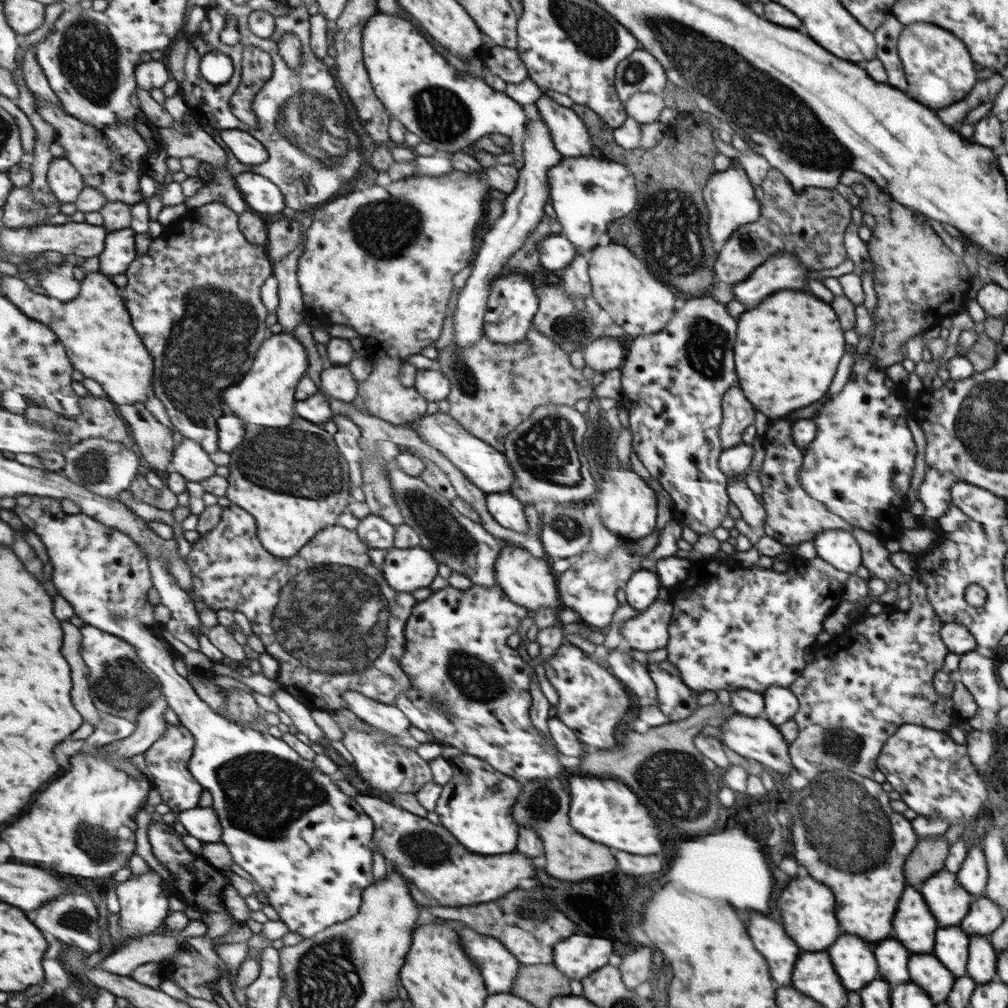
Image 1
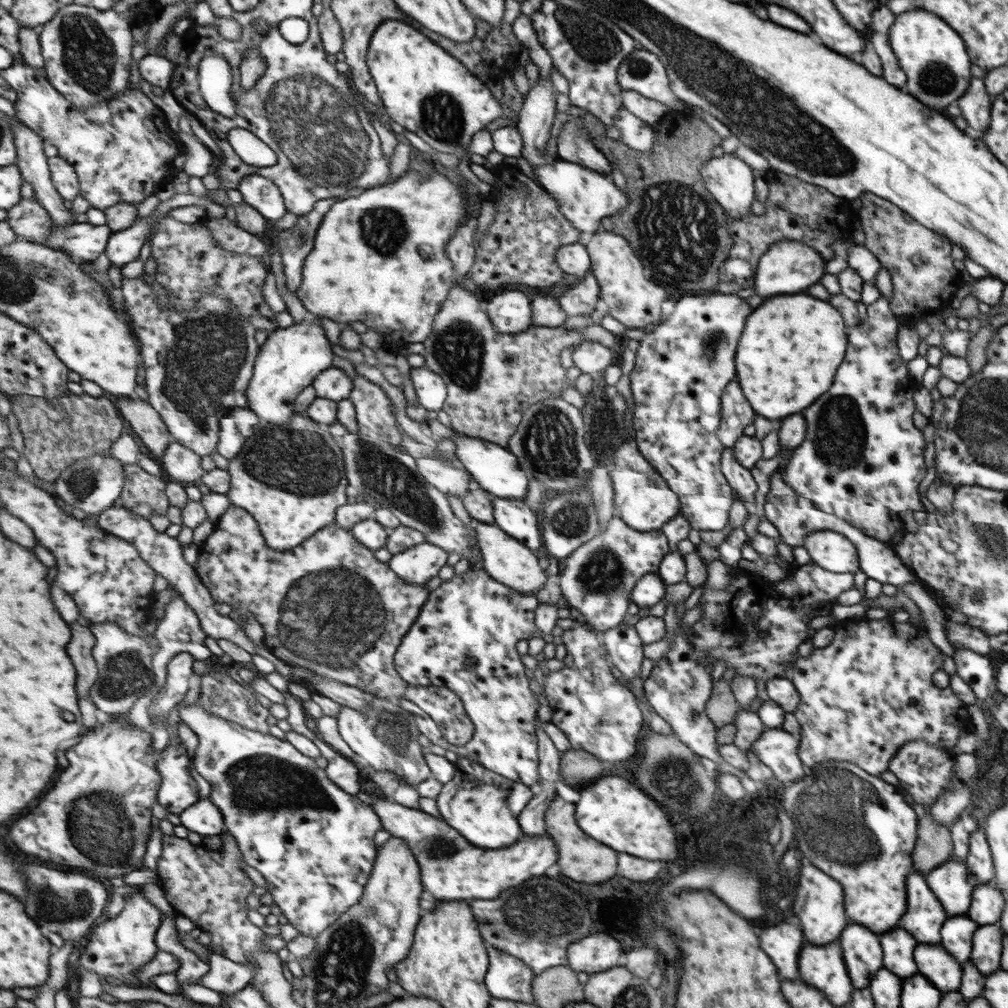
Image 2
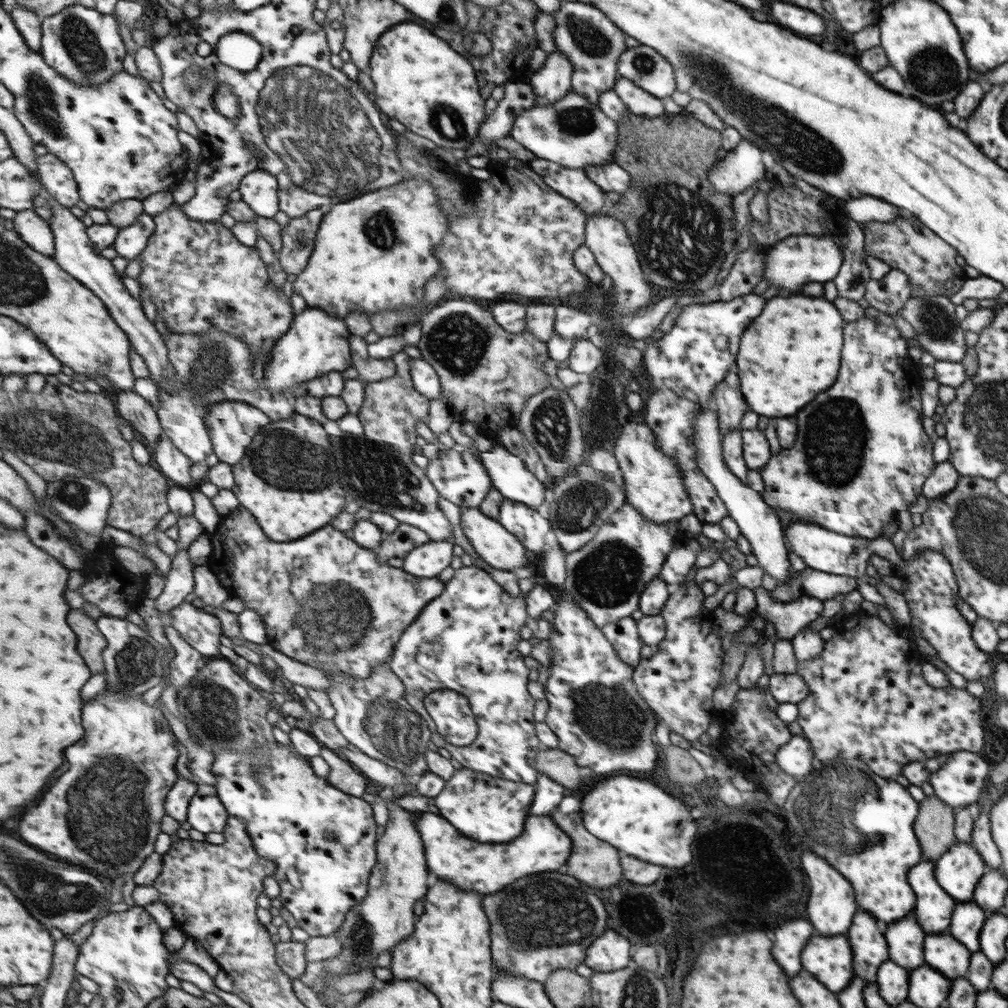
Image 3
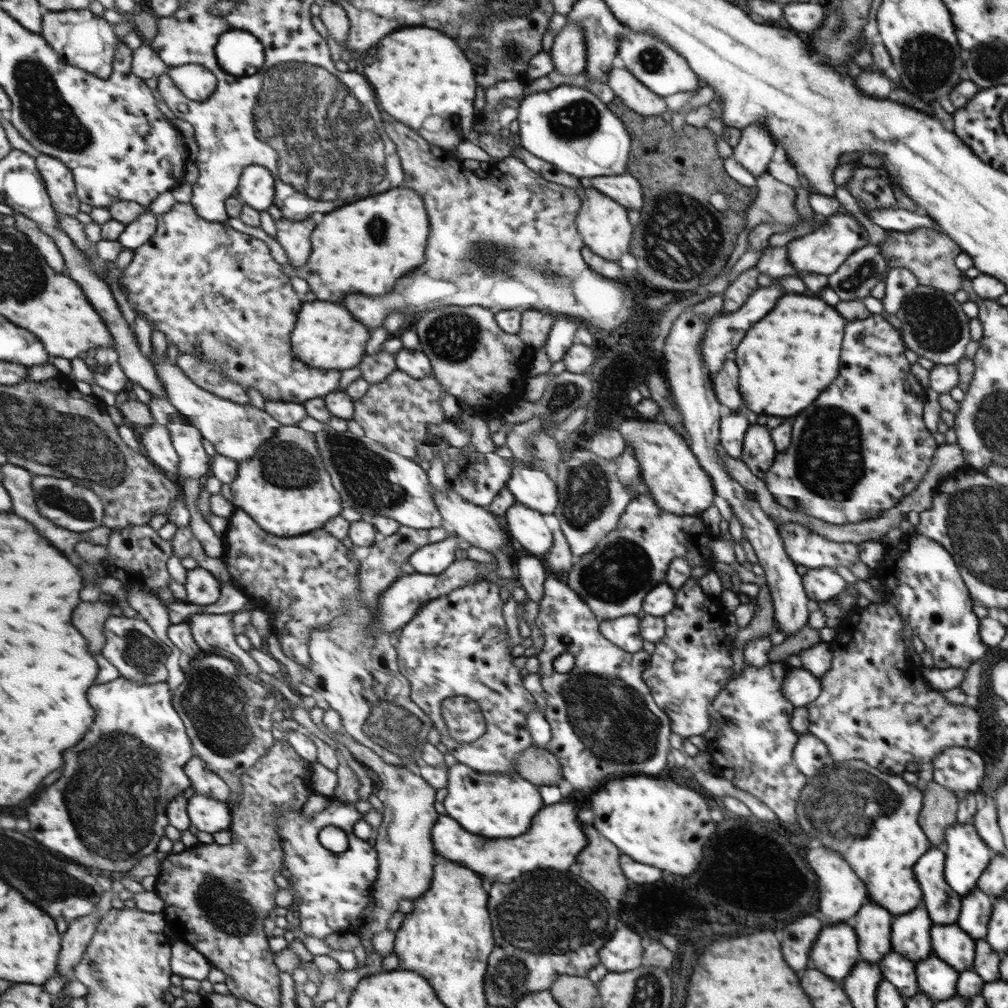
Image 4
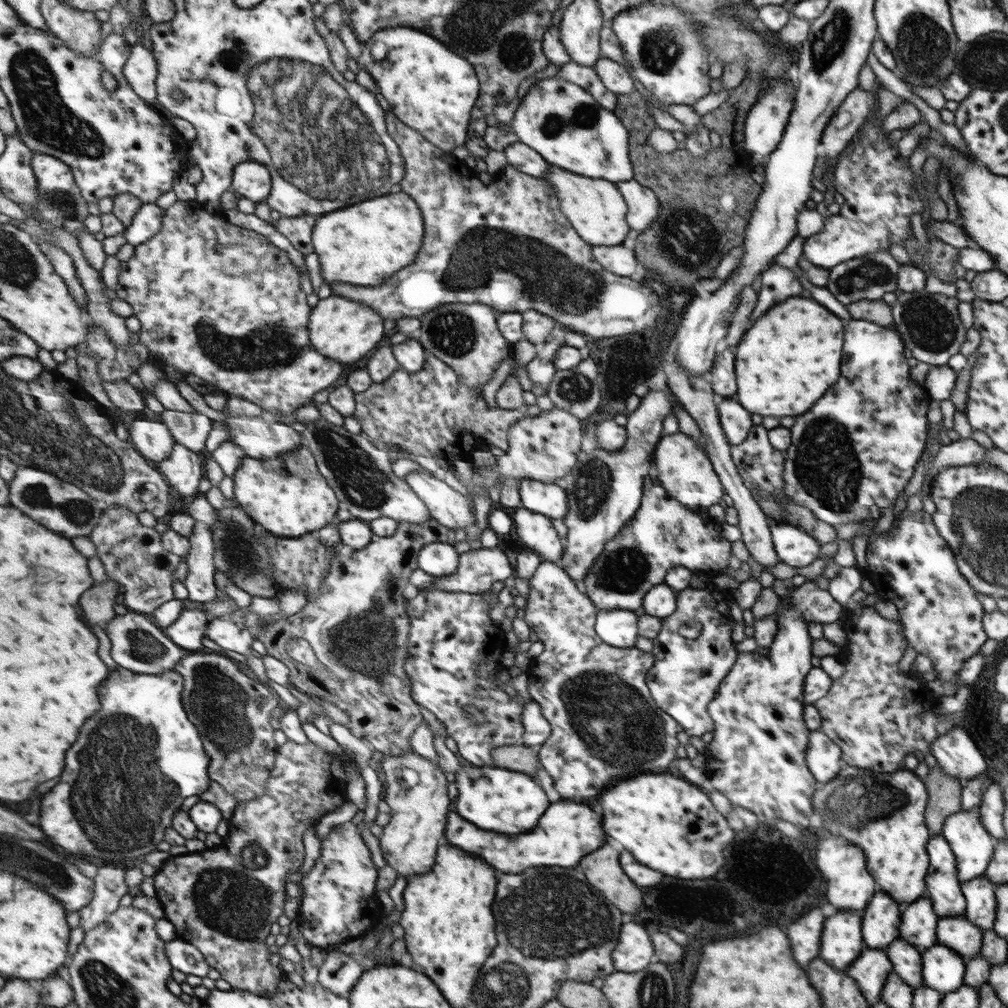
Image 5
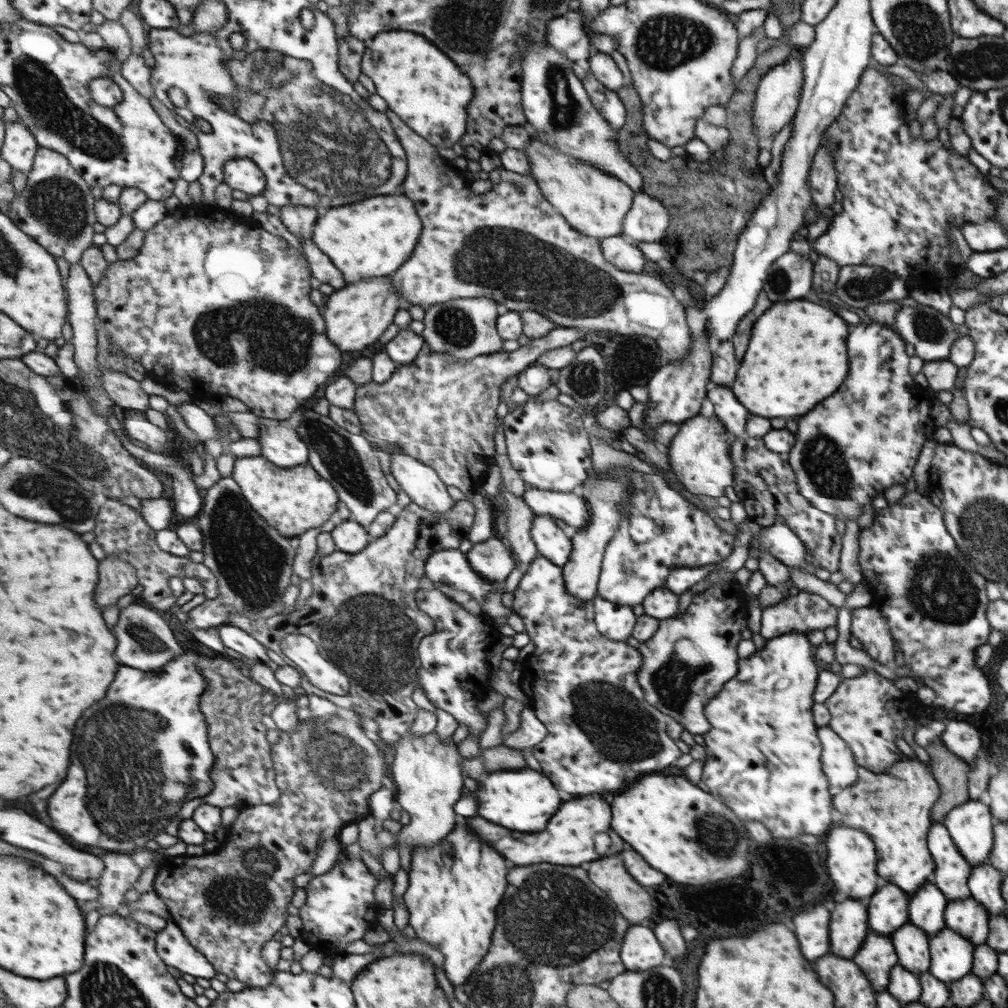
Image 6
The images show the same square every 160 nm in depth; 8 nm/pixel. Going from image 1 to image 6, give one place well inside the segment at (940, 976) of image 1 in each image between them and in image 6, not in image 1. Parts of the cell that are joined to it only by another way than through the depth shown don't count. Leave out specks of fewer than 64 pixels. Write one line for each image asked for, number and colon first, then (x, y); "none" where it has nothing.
2: (934, 962)
3: (941, 952)
4: (949, 942)
5: (956, 932)
6: (967, 917)

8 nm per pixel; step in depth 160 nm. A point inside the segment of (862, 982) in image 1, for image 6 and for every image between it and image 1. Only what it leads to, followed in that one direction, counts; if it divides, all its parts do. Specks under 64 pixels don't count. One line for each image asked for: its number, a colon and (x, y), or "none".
2: (862, 949)
3: (870, 951)
4: (873, 926)
5: (882, 917)
6: (888, 908)

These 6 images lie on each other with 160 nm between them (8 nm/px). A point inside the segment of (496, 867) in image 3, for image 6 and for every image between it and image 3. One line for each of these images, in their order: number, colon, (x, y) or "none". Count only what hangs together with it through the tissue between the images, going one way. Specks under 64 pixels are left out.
4: (556, 839)
5: (569, 830)
6: (569, 840)

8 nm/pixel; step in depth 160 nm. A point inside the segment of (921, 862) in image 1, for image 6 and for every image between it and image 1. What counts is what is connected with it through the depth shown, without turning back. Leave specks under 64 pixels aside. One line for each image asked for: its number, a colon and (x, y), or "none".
2: (933, 846)
3: (933, 827)
4: (938, 814)
5: (944, 792)
6: (949, 770)

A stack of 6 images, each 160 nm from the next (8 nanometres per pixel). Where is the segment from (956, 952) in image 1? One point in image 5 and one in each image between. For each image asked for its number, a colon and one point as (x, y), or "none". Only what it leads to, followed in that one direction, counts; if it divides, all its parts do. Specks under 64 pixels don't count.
2: (956, 933)
3: (968, 917)
4: (975, 909)
5: (980, 910)

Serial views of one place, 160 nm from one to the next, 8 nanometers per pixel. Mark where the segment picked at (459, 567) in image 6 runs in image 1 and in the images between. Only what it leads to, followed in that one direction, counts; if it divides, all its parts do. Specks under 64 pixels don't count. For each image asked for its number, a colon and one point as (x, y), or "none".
1: (408, 569)
2: (419, 564)
3: (428, 560)
4: (435, 558)
5: (440, 559)

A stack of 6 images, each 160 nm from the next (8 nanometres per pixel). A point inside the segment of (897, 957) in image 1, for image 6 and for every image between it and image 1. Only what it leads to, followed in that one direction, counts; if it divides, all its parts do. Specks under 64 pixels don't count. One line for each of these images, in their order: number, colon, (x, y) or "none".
2: (899, 946)
3: (905, 938)
4: (911, 937)
5: (919, 926)
6: (926, 910)

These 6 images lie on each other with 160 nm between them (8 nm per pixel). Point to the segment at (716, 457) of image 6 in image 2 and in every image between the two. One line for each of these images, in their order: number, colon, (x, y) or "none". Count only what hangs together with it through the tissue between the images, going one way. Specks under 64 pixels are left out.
2: (645, 501)
3: (653, 484)
4: (678, 484)
5: (682, 469)

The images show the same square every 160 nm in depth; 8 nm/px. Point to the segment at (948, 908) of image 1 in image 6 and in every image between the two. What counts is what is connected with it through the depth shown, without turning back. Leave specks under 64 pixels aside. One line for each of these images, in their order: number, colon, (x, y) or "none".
2: (952, 883)
3: (959, 870)
4: (966, 855)
5: (971, 844)
6: (969, 825)

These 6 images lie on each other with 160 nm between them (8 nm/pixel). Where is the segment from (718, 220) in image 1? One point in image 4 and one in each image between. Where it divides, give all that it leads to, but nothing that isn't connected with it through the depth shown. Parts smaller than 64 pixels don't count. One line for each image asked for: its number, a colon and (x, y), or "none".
2: (730, 180)
3: (741, 167)
4: (753, 151)

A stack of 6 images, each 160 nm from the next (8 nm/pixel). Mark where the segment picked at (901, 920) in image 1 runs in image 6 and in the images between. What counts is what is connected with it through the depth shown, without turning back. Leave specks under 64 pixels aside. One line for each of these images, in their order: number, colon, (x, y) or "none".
2: (926, 915)
3: (935, 905)
4: (942, 903)
5: (945, 893)
6: (952, 875)

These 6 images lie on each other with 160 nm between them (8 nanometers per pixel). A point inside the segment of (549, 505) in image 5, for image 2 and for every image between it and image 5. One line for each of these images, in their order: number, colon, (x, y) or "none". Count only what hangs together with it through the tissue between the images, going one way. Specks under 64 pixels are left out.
2: (495, 469)
3: (511, 476)
4: (533, 488)

